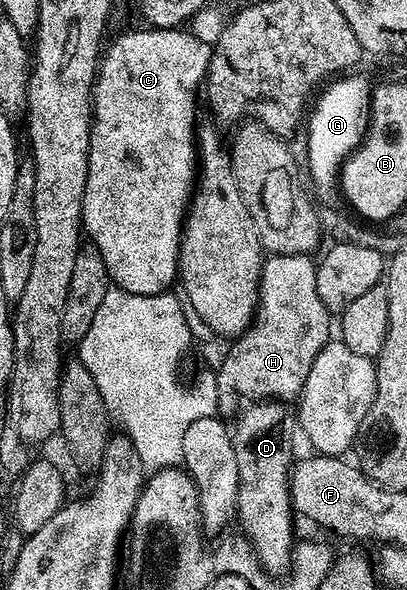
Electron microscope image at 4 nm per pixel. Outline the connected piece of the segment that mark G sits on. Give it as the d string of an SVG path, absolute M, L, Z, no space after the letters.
M350 73L333 80L319 99L308 127L308 171L312 181L313 196L326 210L341 212L345 200L341 192L341 167L355 149L360 146L369 126L370 103L374 80L371 74Z

